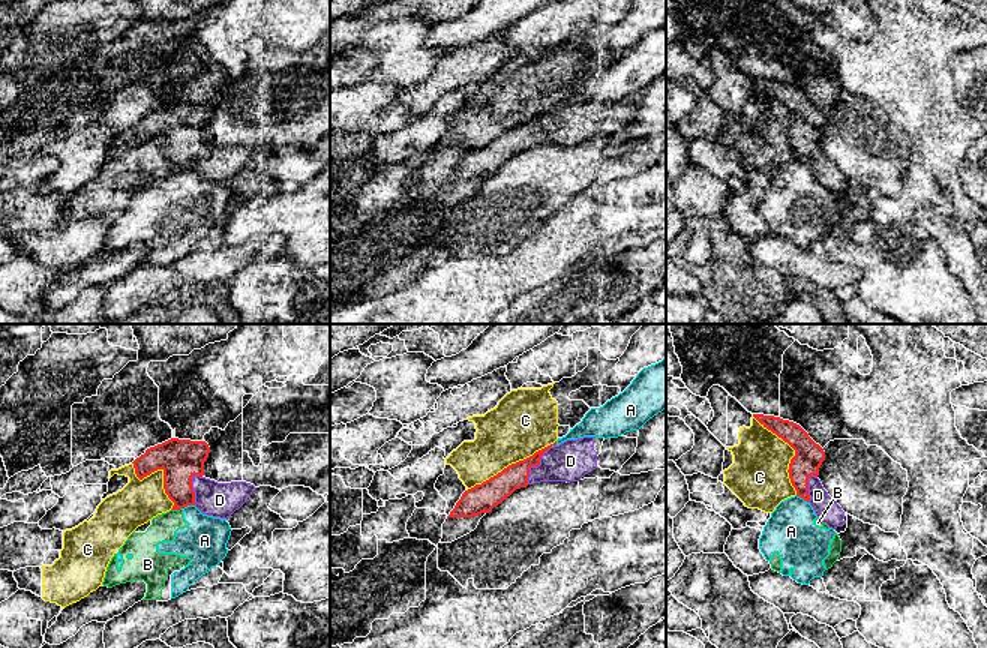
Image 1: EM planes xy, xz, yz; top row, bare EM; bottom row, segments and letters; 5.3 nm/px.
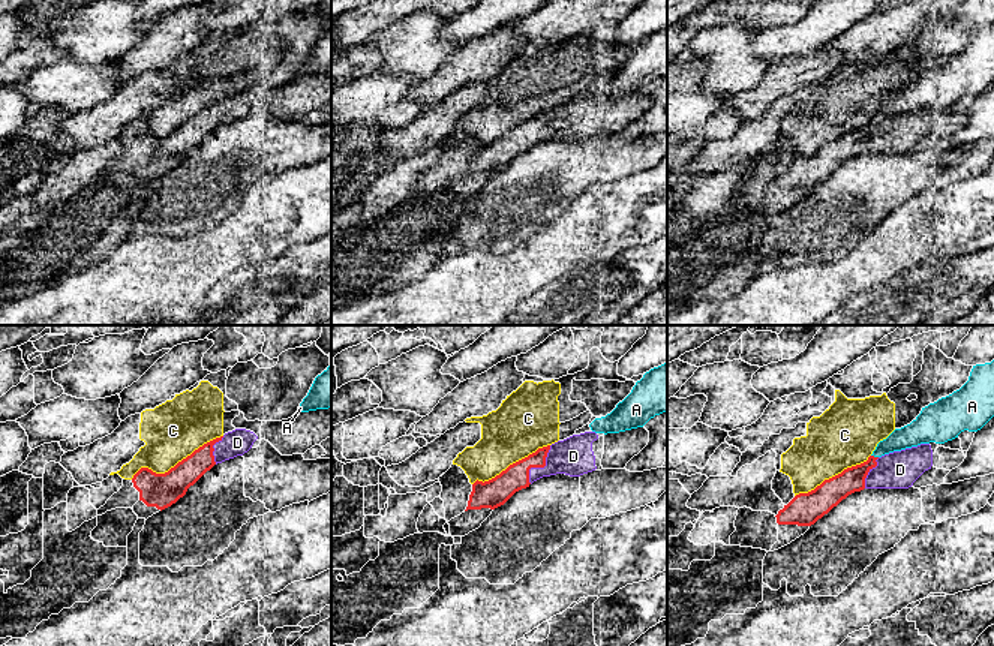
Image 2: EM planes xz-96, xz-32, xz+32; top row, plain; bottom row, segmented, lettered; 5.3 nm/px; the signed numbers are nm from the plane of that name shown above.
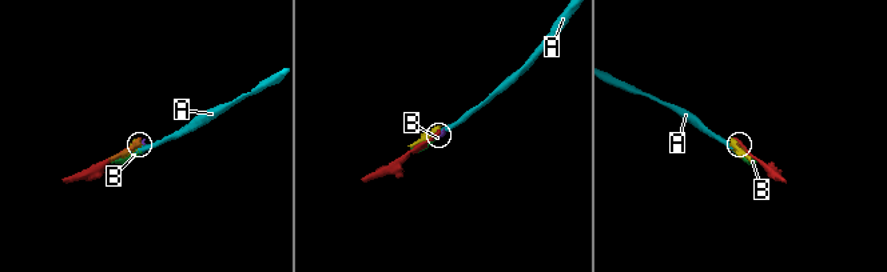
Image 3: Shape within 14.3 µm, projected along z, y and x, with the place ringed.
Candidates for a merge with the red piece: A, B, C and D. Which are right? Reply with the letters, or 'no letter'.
D

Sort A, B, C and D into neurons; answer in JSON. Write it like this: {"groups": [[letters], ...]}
{"groups": [["A", "B"], ["C"], ["D"]]}

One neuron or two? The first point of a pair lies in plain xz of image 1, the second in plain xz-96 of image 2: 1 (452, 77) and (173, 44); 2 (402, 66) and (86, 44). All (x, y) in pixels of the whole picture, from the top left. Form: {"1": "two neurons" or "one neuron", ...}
{"1": "one neuron", "2": "one neuron"}

